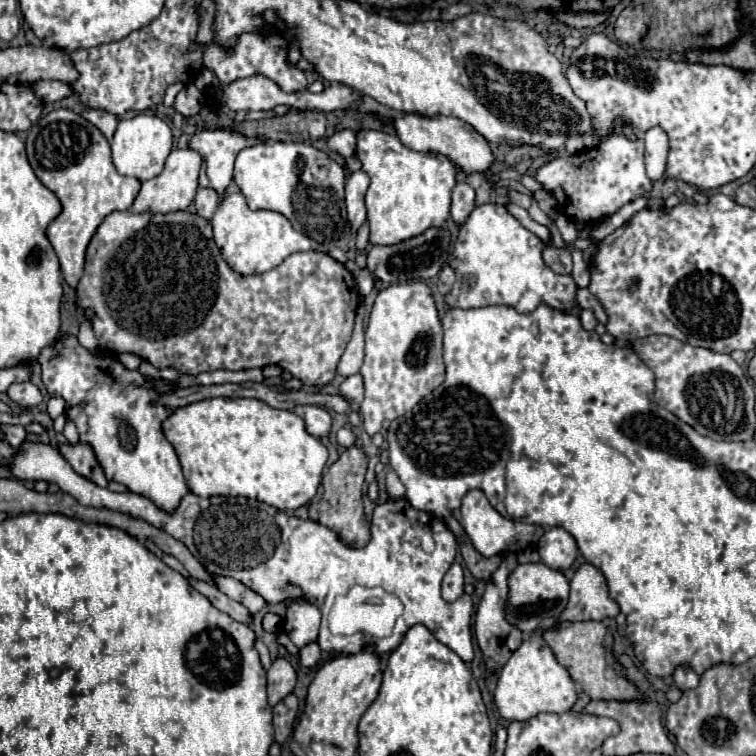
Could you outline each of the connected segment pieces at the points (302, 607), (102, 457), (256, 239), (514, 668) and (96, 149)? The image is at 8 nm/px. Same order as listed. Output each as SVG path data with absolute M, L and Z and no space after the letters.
M307 599L289 601L283 629L299 649L317 639L319 623L321 623L319 607L315 607L313 603L307 603Z
M59 337L53 347L43 349L37 361L43 367L43 383L49 395L61 395L67 401L65 415L75 421L79 439L93 445L95 457L101 463L107 479L123 483L127 489L131 489L131 493L151 499L159 509L167 513L175 511L183 495L187 495L189 487L183 479L179 457L175 455L175 449L161 431L161 421L169 415L169 409L153 403L159 397L159 393L141 387L145 377L141 377L137 371L125 369L115 357L93 357L87 349L79 345L77 337Z
M241 193L223 197L223 201L219 203L219 207L211 219L211 225L213 225L213 233L215 233L215 243L221 249L223 259L229 263L231 269L235 269L241 275L265 273L265 271L281 265L291 253L297 253L297 251L309 251L309 249L327 251L325 245L321 247L313 239L297 233L281 213L251 211Z
M535 631L531 635L531 639L523 641L523 645L505 663L505 667L499 673L497 689L495 689L493 697L495 697L495 705L499 709L499 715L509 723L527 721L541 711L567 713L573 707L573 703L577 701L573 679L569 677L567 669L557 663L553 651L541 639L539 631Z
M55 109L41 117L39 123L31 127L25 147L37 179L51 189L63 205L61 215L47 227L47 237L59 257L65 281L71 287L77 287L83 275L87 247L97 227L111 211L125 211L133 205L141 181L119 175L115 171L111 145L105 135L69 109Z

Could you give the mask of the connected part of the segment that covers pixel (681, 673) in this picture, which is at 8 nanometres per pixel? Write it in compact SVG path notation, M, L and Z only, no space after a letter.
M679 665L673 671L673 685L679 687L681 691L695 689L699 685L699 675L689 665Z

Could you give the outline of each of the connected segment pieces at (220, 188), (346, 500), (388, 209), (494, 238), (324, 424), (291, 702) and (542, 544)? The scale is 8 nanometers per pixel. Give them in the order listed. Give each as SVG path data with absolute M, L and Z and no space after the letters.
M213 129L195 133L189 147L195 149L203 157L199 185L213 187L219 195L233 183L233 165L235 155L243 151L243 147L253 147L255 143L263 143L257 137L247 137L239 131Z
M349 447L337 463L331 465L331 469L323 475L323 495L321 499L313 501L309 505L309 519L317 521L329 529L333 529L349 547L365 547L371 541L371 527L363 513L363 501L361 501L361 487L367 473L367 455L359 447Z
M359 131L355 155L361 159L363 171L371 177L371 185L365 195L367 221L371 227L371 245L395 245L403 239L421 235L423 231L427 231L427 227L441 227L449 219L451 191L457 183L457 167L451 159L439 153L417 153L403 145L397 135L383 131Z
M485 203L475 207L461 227L449 259L457 281L445 295L447 305L461 309L509 305L519 313L531 313L541 303L547 303L565 313L573 311L579 287L571 275L557 275L543 263L541 247L541 239L527 231L505 205Z
M305 405L305 407L297 407L297 413L301 413L301 417L305 419L305 427L313 437L321 439L321 437L329 435L331 413L327 409L315 407L315 405Z
M291 693L287 695L275 709L273 709L273 727L275 727L275 741L283 743L291 731L293 731L293 721L297 715L297 697Z
M551 527L543 533L537 543L537 551L541 561L551 569L567 569L573 565L577 557L577 543L575 539L561 527Z

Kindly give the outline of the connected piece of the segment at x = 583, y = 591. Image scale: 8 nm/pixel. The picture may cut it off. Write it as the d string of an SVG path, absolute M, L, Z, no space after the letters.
M583 563L571 579L571 595L561 621L603 621L617 613L619 605L609 597L603 573L595 565Z

